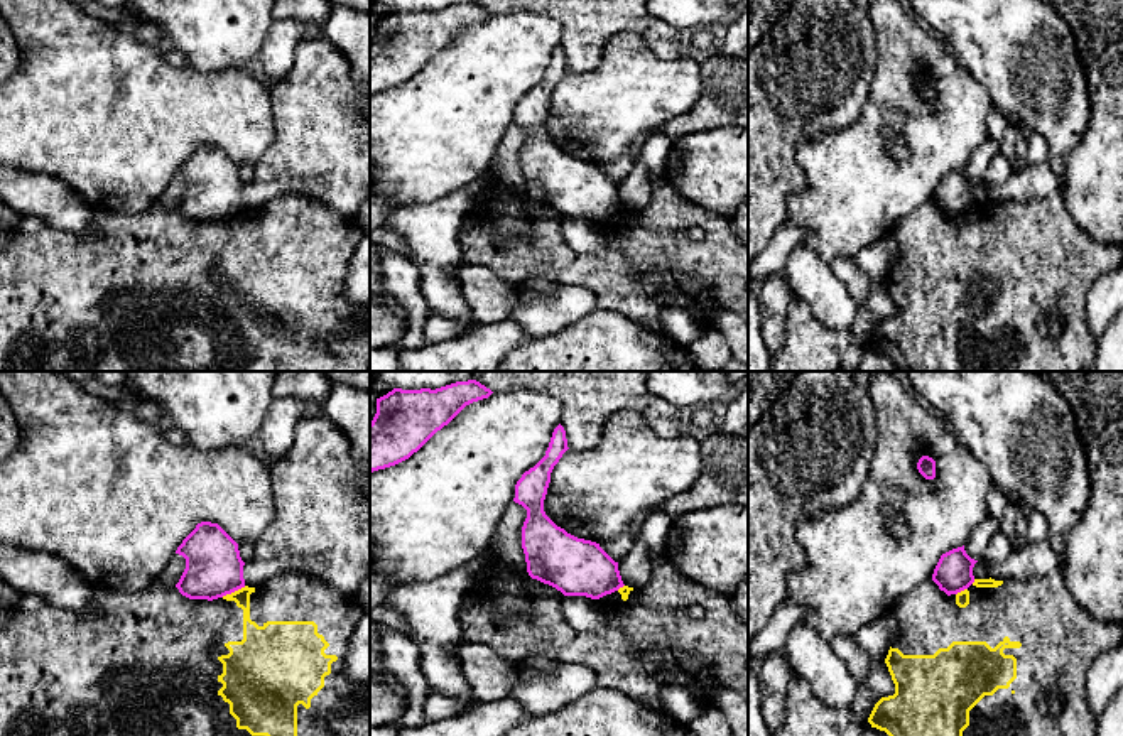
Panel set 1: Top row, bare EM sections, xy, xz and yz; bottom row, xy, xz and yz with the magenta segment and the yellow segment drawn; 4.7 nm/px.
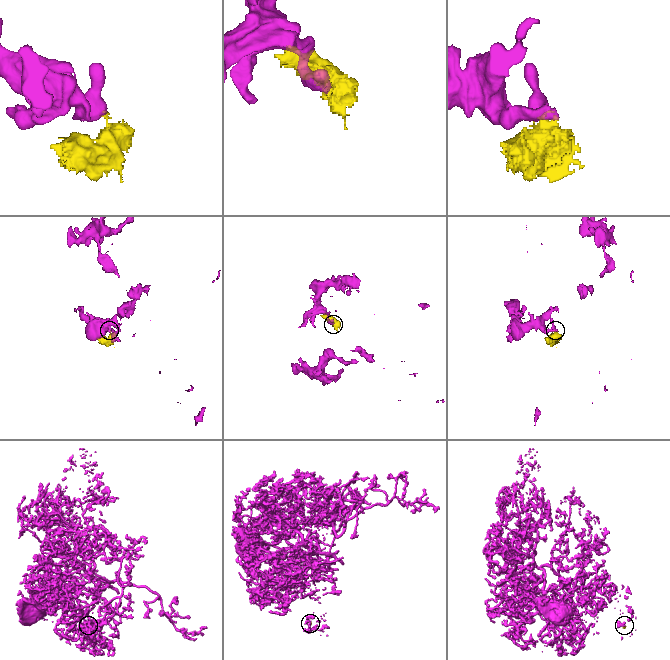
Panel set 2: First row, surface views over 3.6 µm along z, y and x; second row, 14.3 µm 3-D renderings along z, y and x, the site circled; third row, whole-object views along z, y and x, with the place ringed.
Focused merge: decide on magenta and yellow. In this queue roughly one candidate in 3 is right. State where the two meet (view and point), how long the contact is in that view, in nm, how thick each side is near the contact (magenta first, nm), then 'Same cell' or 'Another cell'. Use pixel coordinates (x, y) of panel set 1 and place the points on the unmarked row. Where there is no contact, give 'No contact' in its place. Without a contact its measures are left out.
Touches magenta at xy (233, 213). Shared border 130 nm. Thickness 280 nm (magenta) against 130 nm. Another cell

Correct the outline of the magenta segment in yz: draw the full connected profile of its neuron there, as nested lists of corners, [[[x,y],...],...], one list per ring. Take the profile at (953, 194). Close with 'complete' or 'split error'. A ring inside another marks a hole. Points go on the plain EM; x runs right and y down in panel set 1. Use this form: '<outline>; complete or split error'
[[[964,167],[941,177],[932,203],[947,218],[968,211],[974,204],[973,189],[978,182],[971,181]]]; complete

